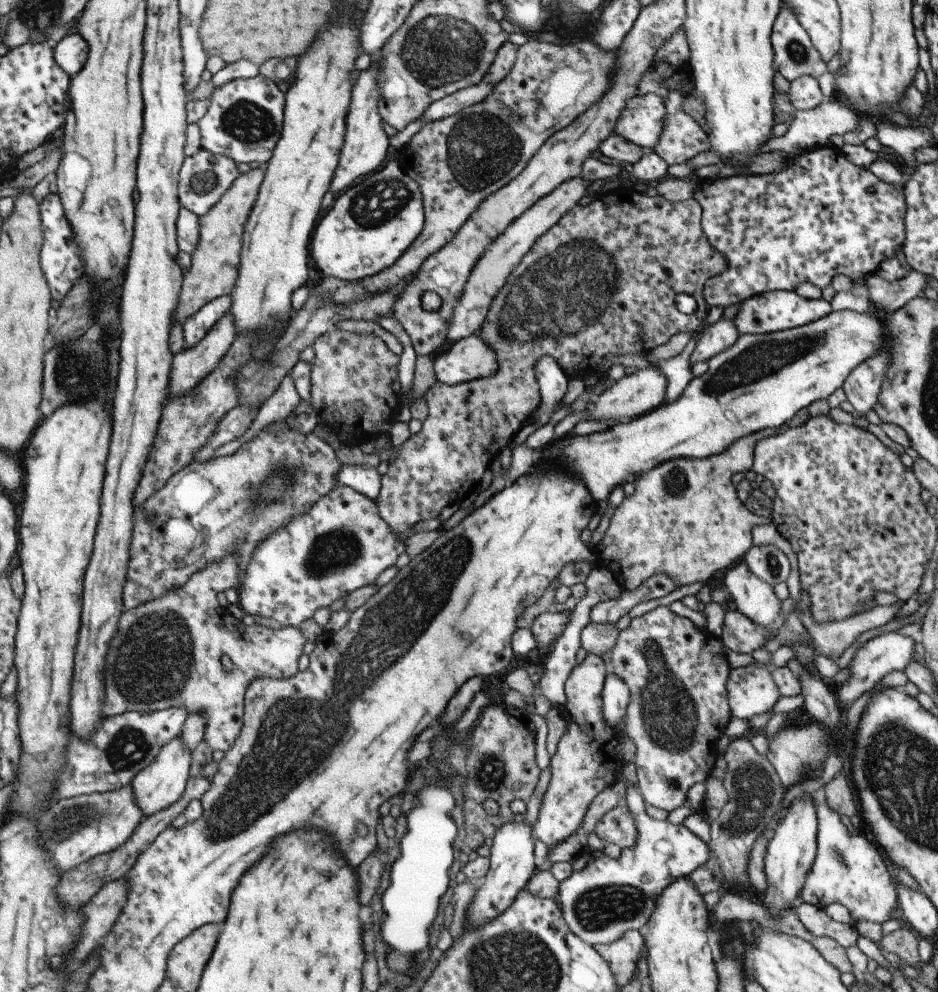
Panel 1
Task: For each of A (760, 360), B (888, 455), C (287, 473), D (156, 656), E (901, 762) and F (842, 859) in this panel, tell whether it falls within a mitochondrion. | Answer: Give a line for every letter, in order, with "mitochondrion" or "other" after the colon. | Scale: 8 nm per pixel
A: mitochondrion
B: other
C: other
D: mitochondrion
E: mitochondrion
F: mitochondrion

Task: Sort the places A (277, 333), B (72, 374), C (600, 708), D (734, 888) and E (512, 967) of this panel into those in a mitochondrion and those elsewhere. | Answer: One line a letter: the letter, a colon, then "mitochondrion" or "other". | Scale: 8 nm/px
A: other
B: mitochondrion
C: other
D: other
E: mitochondrion

